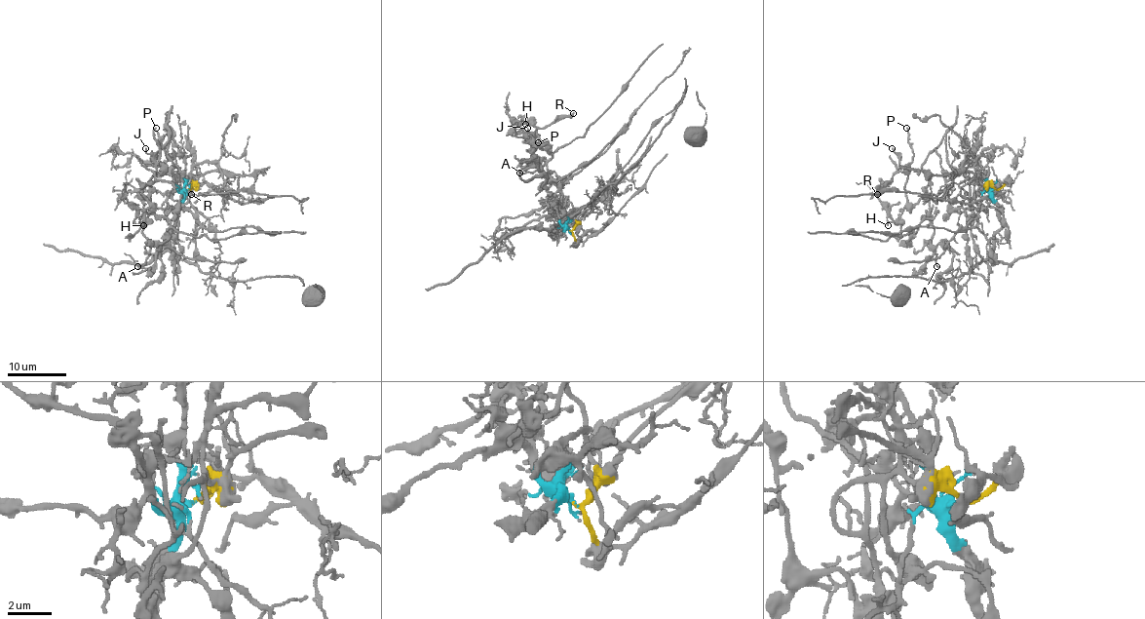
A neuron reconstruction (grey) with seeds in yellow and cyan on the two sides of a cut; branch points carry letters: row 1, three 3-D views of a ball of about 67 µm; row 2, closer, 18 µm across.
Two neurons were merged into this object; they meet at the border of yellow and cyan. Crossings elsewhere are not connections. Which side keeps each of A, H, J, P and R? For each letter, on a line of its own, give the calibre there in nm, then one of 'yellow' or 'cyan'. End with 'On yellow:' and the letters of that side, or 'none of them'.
A: calibre 130 nm; yellow
H: calibre 140 nm; yellow
J: calibre 140 nm; yellow
P: calibre 150 nm; yellow
R: calibre 380 nm; yellow
On yellow: A, H, J, P, R

